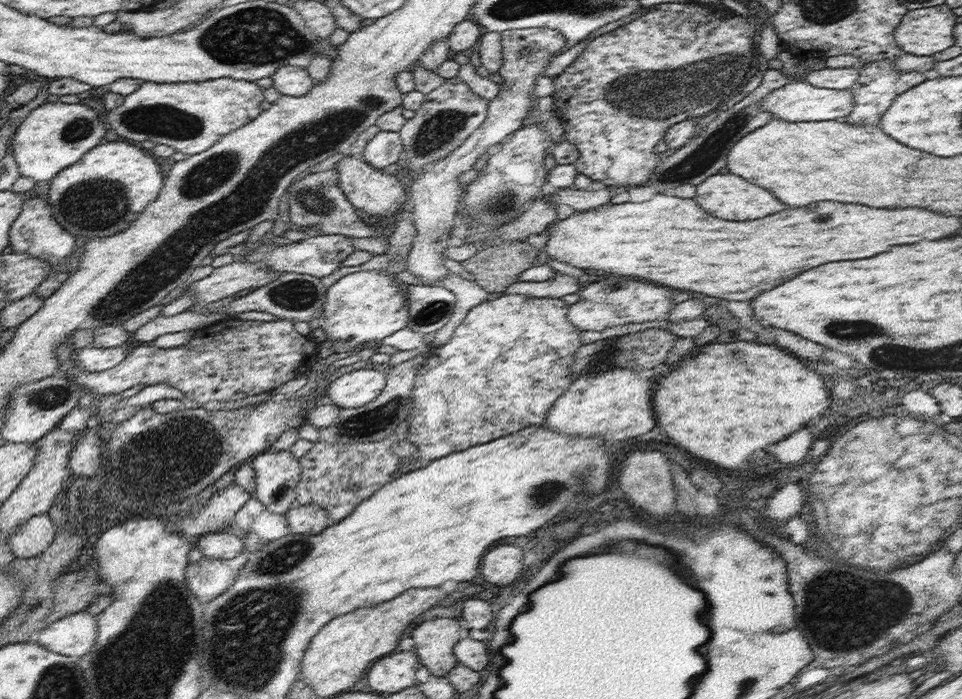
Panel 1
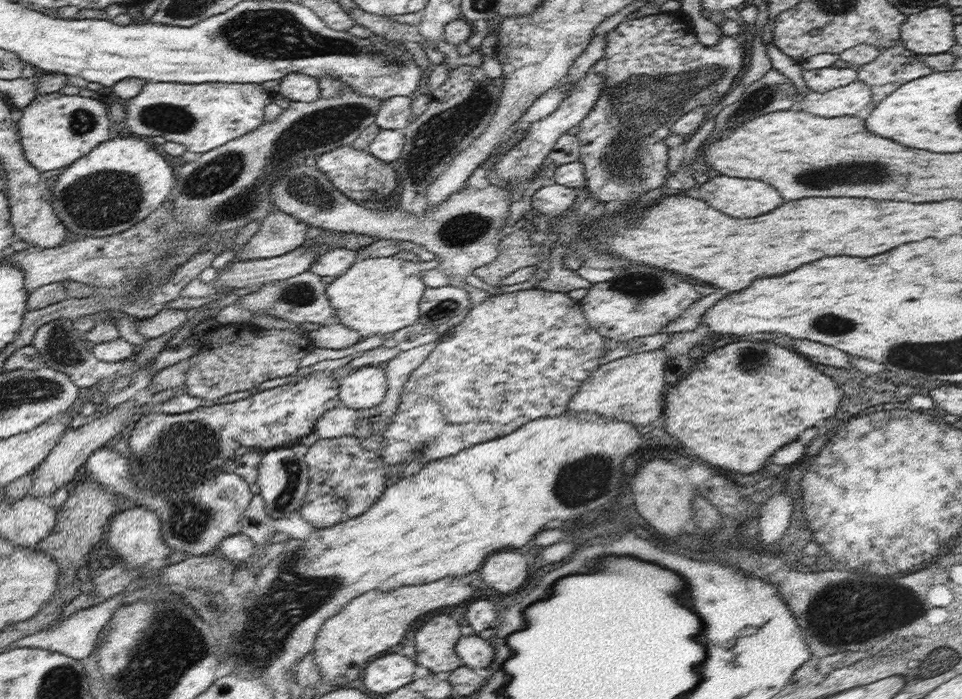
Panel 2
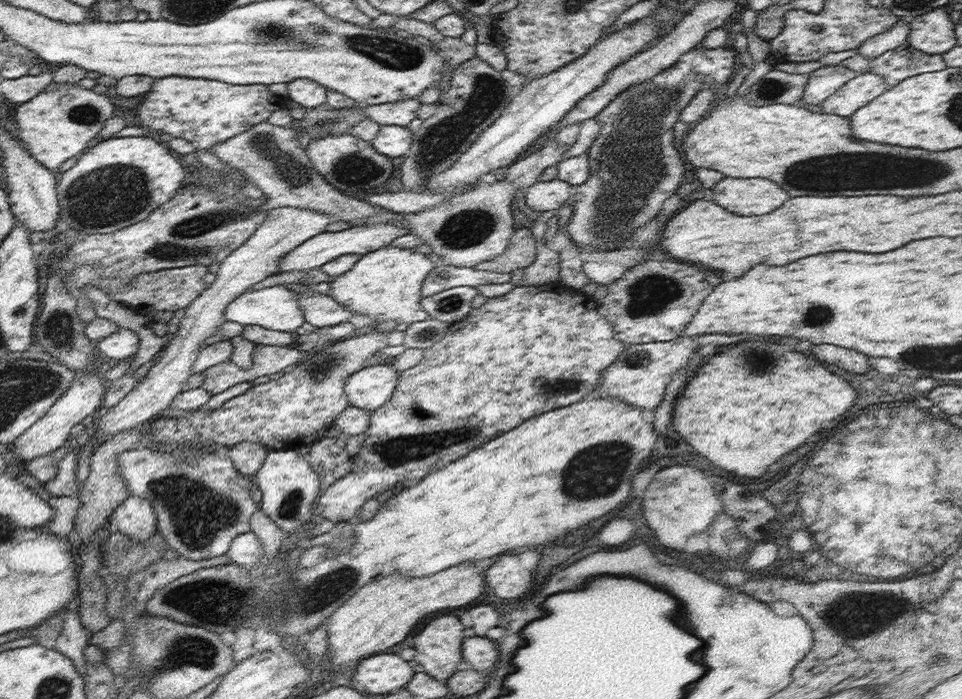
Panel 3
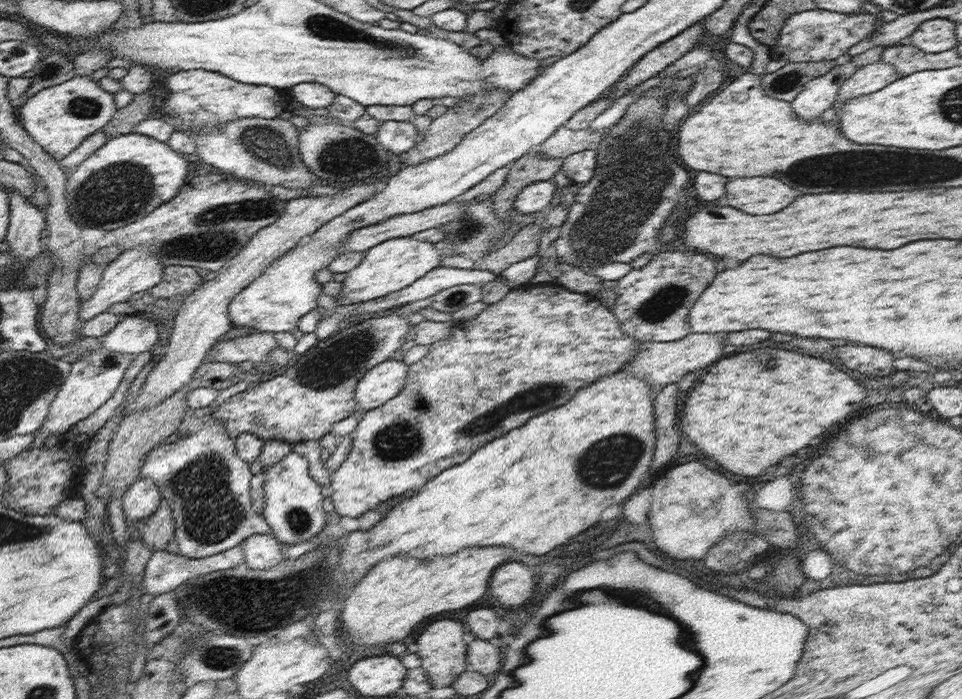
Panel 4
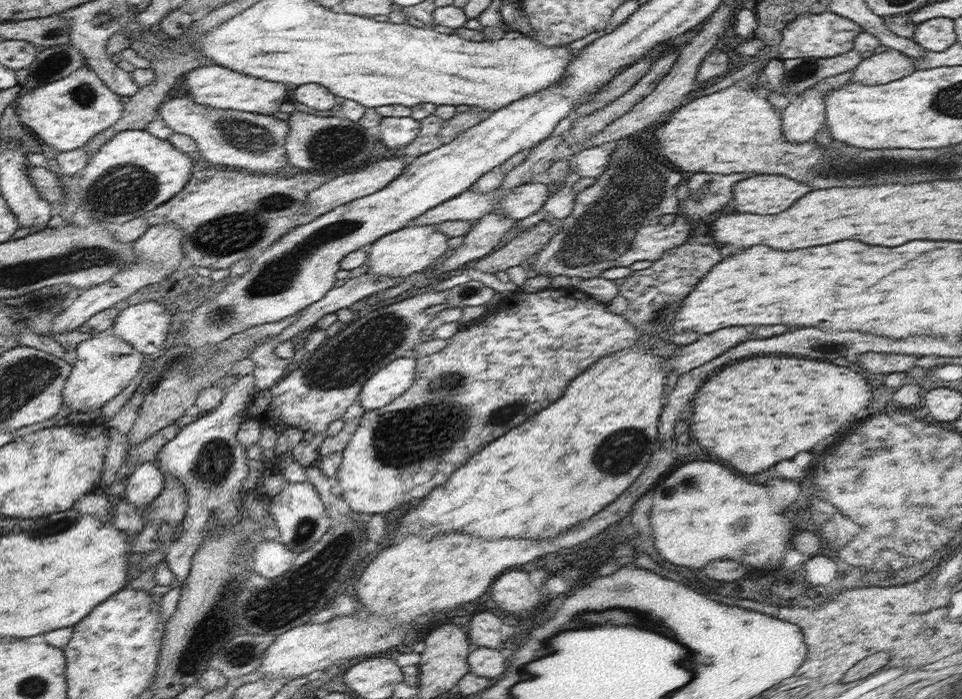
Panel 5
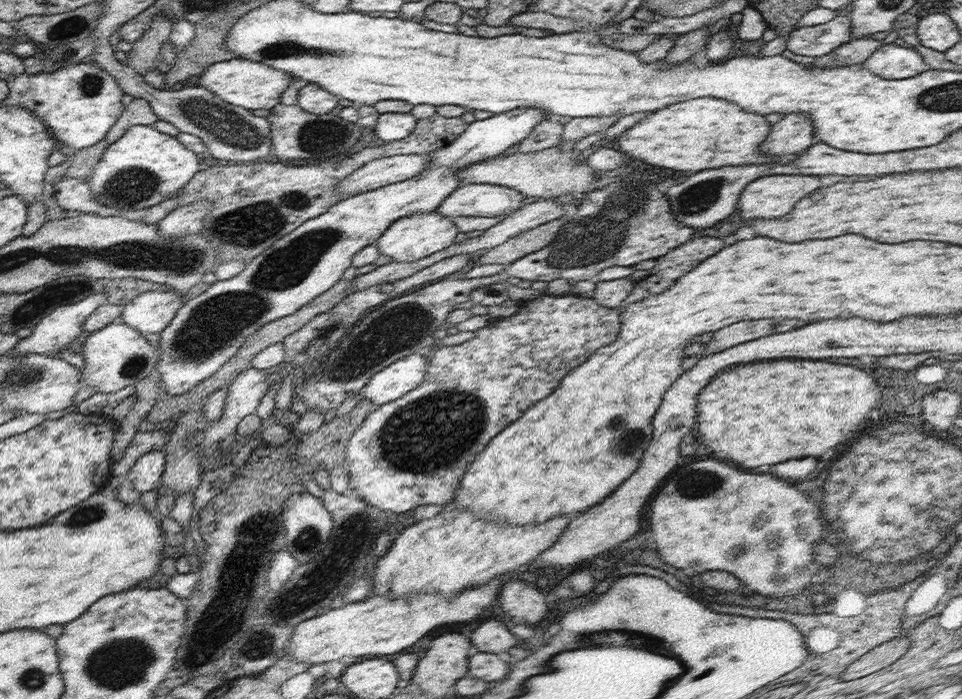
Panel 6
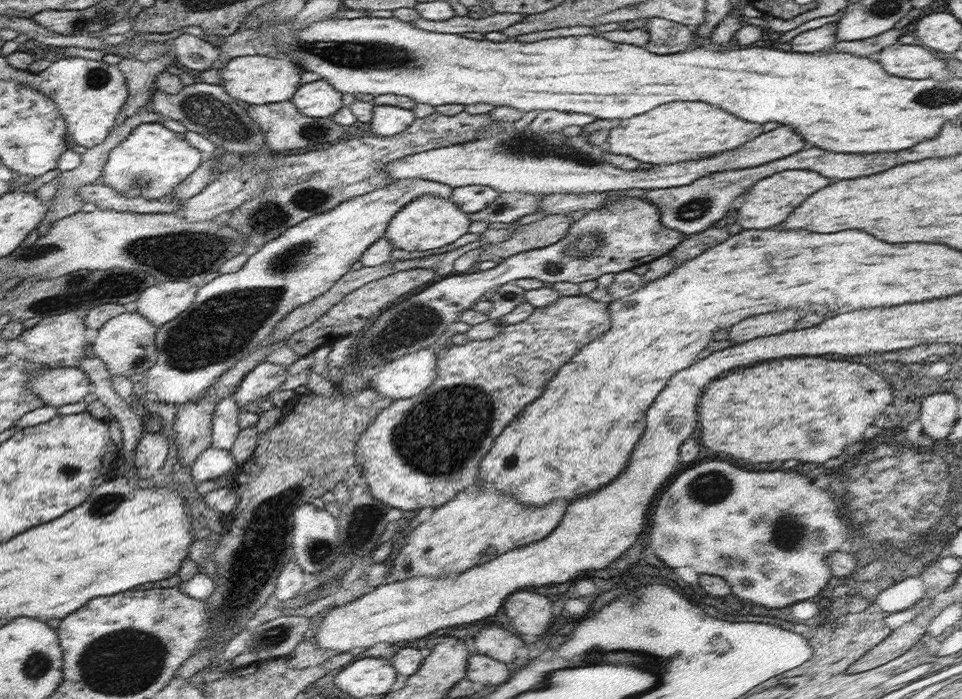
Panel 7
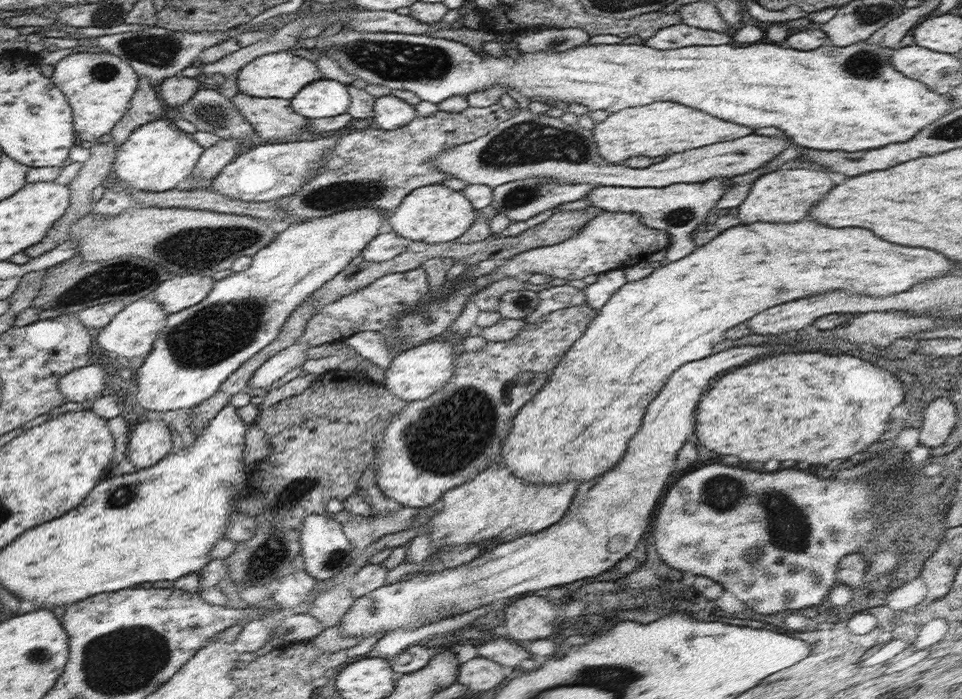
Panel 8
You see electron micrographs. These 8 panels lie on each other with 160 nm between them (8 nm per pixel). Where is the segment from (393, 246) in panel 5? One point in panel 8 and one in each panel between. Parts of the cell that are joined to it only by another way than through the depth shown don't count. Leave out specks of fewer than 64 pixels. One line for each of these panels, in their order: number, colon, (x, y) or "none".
6: (414, 237)
7: (428, 222)
8: (435, 213)

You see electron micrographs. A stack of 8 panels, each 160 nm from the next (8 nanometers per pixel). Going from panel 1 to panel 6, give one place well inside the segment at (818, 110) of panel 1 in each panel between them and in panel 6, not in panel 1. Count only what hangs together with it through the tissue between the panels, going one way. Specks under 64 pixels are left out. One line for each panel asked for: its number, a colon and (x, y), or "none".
2: (845, 100)
3: (864, 87)
4: (870, 78)
5: (879, 68)
6: (889, 61)

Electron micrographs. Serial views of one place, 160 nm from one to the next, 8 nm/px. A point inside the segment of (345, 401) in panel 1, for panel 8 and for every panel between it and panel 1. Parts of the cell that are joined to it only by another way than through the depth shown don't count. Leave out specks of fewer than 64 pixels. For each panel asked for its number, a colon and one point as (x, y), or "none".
2: (365, 387)
3: (369, 388)
4: (383, 382)
5: (395, 378)
6: (392, 382)
7: (407, 376)
8: (415, 374)

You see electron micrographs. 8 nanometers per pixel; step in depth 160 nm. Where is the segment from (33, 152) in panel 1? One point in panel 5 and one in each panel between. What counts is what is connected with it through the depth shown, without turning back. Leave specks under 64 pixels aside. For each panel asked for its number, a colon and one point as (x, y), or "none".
2: (55, 130)
3: (58, 123)
4: (59, 118)
5: (65, 114)

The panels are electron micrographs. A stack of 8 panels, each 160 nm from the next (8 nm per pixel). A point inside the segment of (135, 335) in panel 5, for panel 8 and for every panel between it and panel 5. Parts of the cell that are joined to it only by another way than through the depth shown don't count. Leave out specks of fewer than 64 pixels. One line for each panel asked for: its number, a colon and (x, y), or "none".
6: (151, 312)
7: (160, 303)
8: (175, 294)

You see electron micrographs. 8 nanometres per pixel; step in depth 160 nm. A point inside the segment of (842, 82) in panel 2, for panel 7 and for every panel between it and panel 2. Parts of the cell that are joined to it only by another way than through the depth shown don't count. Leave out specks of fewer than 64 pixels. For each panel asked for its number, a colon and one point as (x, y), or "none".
3: (824, 81)
4: (818, 95)
5: (806, 115)
6: (793, 134)
7: (509, 160)

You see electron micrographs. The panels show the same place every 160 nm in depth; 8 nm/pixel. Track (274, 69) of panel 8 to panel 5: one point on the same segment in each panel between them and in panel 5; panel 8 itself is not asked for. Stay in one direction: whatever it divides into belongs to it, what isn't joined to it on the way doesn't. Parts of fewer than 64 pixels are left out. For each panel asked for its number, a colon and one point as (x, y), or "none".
5: (213, 85)
6: (251, 85)
7: (256, 79)

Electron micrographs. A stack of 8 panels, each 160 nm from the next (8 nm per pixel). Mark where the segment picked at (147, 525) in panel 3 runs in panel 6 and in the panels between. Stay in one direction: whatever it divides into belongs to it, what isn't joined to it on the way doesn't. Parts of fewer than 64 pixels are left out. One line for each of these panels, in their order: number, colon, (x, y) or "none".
4: (142, 498)
5: (144, 485)
6: (146, 475)

